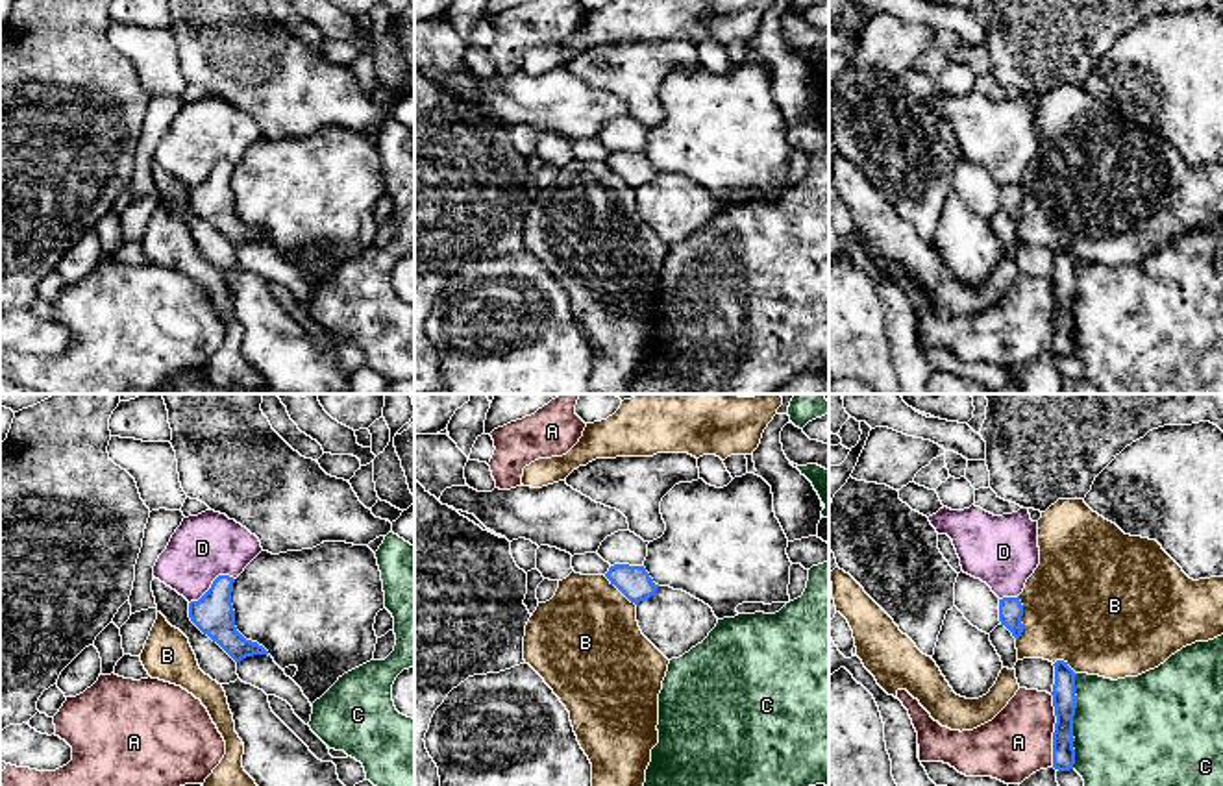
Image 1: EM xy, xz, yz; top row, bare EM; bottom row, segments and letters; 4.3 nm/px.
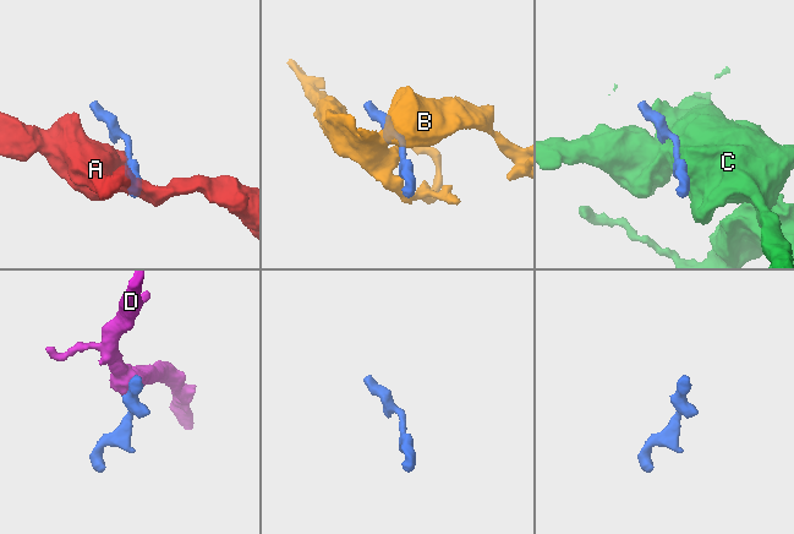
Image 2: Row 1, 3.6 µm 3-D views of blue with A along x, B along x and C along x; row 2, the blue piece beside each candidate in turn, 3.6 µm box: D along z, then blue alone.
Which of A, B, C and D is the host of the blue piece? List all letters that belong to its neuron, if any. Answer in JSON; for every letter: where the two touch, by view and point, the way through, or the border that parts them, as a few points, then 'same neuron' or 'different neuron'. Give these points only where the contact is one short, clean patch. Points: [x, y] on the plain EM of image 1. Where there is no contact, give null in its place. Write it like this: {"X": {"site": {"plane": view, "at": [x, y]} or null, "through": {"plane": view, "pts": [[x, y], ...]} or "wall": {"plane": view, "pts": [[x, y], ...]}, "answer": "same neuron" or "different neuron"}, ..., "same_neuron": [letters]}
{"A": {"site": {"plane": "yz", "at": [1055, 317]}, "answer": "different neuron"}, "B": {"site": {"plane": "yz", "at": [1020, 204]}, "answer": "same neuron"}, "C": {"site": {"plane": "yz", "at": [1072, 307]}, "answer": "different neuron"}, "D": {"site": {"plane": "xy", "at": [211, 171]}, "wall": {"plane": "xy", "pts": [[234, 163], [219, 161], [189, 189]]}, "answer": "different neuron"}, "same_neuron": ["B"]}

